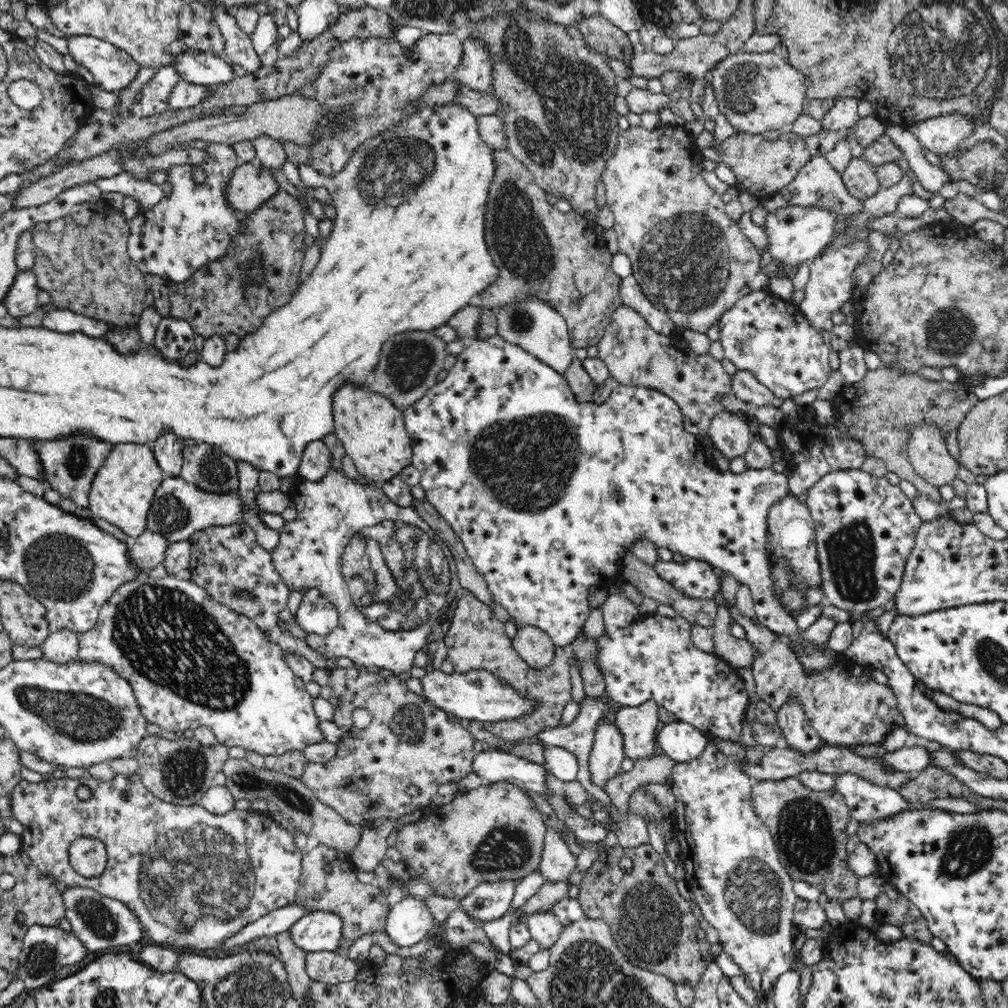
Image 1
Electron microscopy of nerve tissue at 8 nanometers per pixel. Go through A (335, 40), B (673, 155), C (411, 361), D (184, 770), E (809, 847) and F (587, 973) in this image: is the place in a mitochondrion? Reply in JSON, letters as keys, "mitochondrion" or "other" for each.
{"A":"other","B":"other","C":"mitochondrion","D":"mitochondrion","E":"mitochondrion","F":"mitochondrion"}

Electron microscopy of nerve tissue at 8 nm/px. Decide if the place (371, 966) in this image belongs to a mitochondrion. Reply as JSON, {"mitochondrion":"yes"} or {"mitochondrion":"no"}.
{"mitochondrion":"no"}

